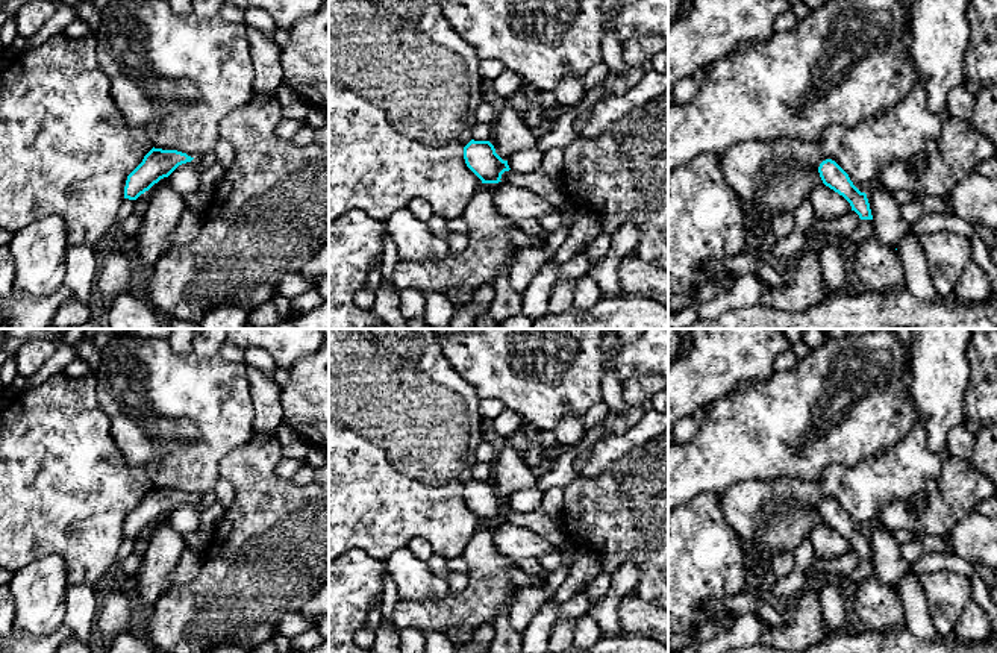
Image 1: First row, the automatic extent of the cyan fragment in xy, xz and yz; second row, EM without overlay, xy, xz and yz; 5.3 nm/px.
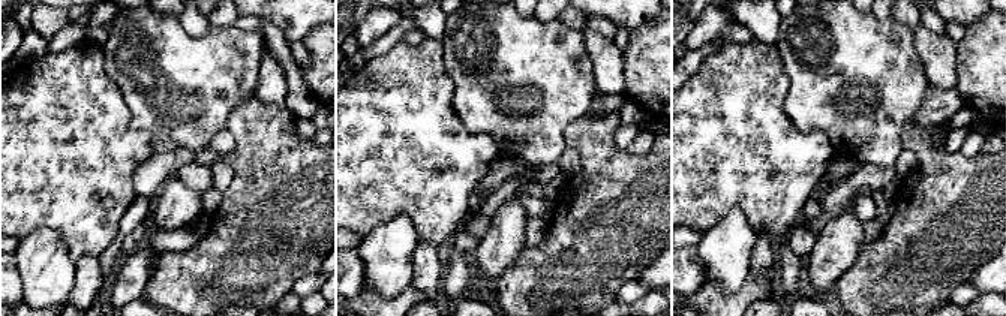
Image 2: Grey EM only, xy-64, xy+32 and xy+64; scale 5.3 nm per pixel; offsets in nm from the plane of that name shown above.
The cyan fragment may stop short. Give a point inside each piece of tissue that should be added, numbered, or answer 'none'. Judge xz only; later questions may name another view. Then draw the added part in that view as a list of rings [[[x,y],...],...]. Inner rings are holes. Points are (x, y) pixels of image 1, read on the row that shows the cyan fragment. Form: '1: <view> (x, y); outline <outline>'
1: xz (490, 252); outline [[[483,183],[464,211],[467,248],[438,262],[398,262],[391,280],[397,291],[417,289],[426,295],[458,286],[479,288],[511,271],[518,247],[511,241],[509,230],[517,223],[495,211],[492,186]]]

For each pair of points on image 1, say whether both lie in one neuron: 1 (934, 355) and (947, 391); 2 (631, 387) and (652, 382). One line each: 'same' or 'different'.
1: same
2: same

